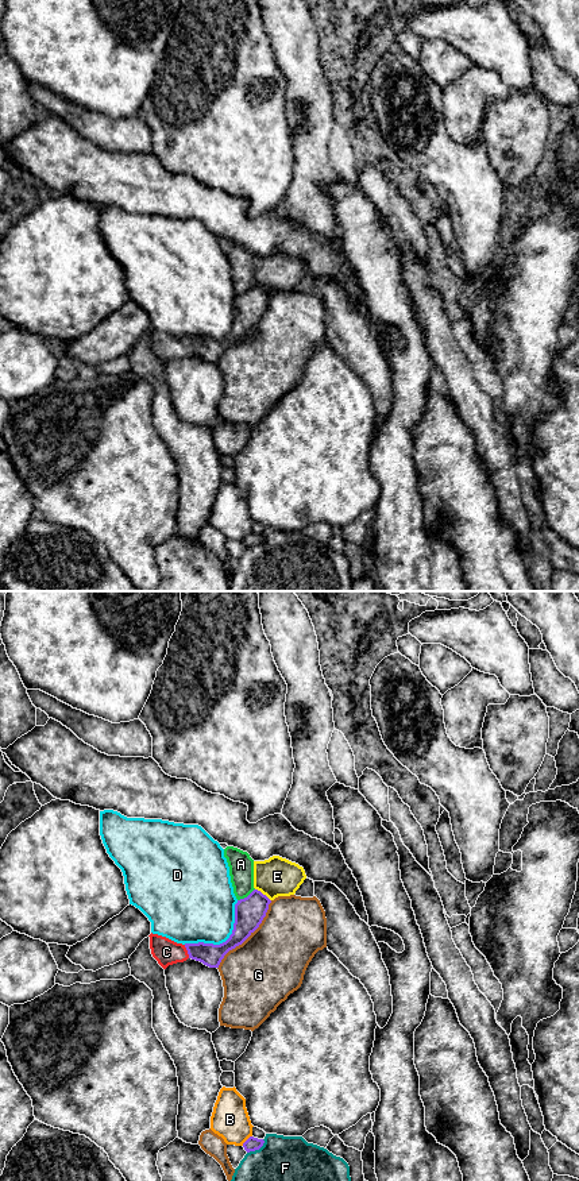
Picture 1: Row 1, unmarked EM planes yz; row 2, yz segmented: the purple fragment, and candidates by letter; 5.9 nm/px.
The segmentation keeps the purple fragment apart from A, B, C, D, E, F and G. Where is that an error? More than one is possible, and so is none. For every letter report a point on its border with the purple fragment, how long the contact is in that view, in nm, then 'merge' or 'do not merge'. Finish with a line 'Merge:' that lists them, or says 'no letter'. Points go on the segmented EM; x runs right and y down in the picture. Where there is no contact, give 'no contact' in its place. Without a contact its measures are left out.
A: meets purple in yz at (247, 896); contact 130 nm long; do not merge
B: meets purple in yz at (246, 1141); contact 90 nm long; do not merge
C: meets purple in yz at (188, 952); contact 90 nm long; merge
D: meets purple in yz at (226, 941); contact 420 nm long; do not merge
E: meets purple in yz at (262, 894); contact 120 nm long; do not merge
F: meets purple in yz at (257, 1149); contact 130 nm long; do not merge
G: meets purple in yz at (247, 937); contact 500 nm long; do not merge
Merge: C

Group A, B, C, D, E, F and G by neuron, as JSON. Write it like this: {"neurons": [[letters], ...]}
{"neurons": [["A"], ["B"], ["C"], ["D"], ["E"], ["F"], ["G"]]}

